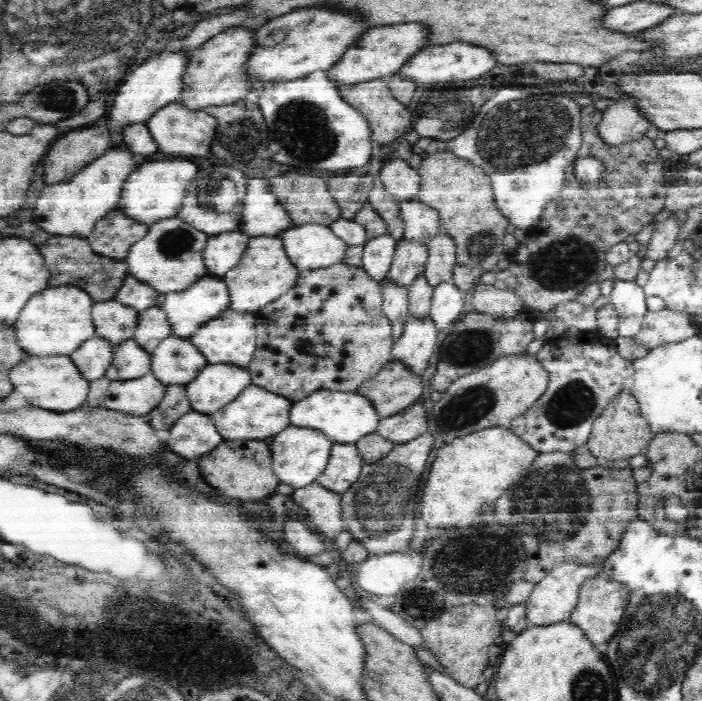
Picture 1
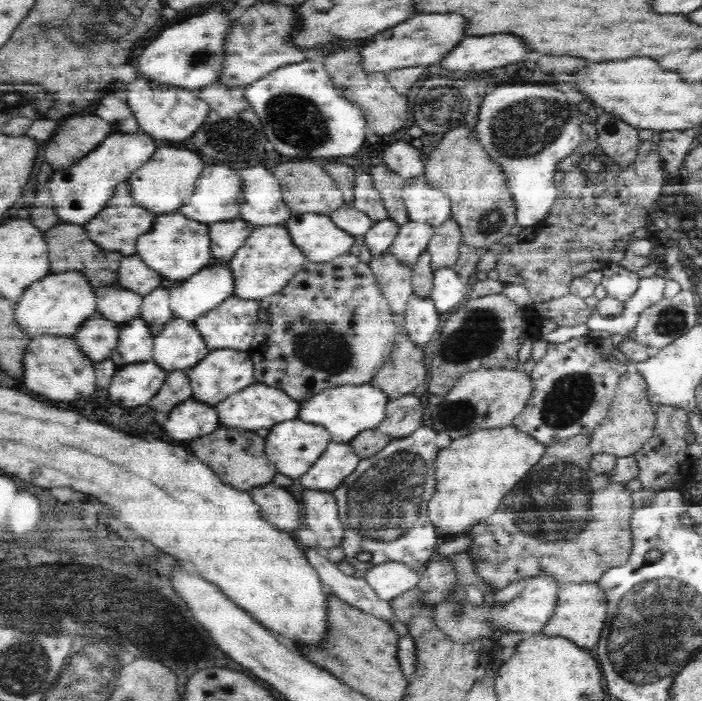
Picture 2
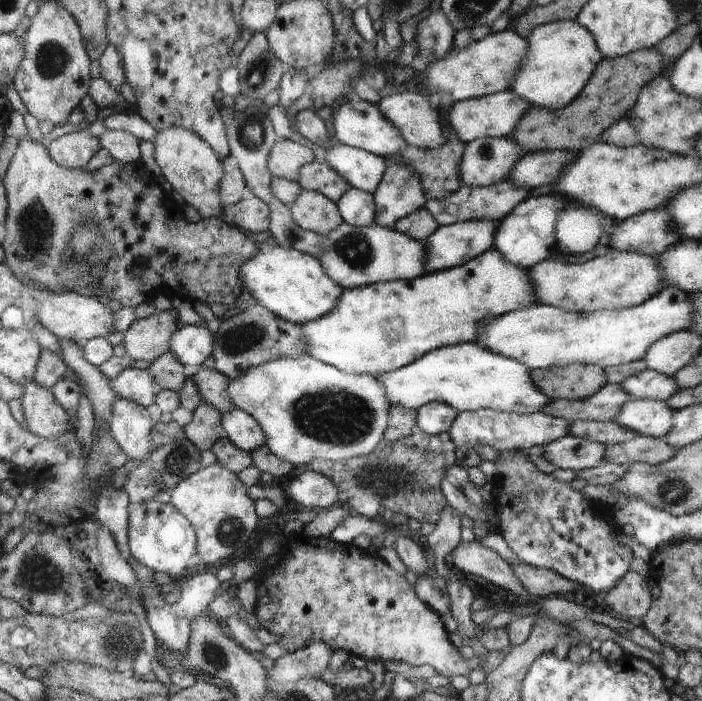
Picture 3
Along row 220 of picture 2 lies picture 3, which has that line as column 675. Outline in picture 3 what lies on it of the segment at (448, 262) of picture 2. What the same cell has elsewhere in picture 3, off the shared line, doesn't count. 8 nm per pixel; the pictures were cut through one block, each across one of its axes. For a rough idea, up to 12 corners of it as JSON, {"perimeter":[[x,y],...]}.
{"perimeter":[[638,435],[607,446],[604,462],[666,463],[680,448]]}

